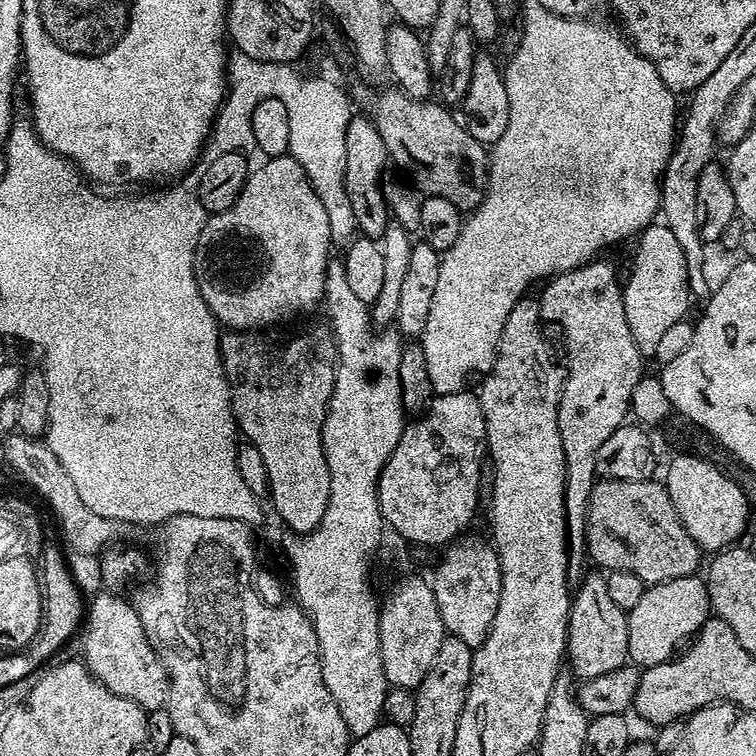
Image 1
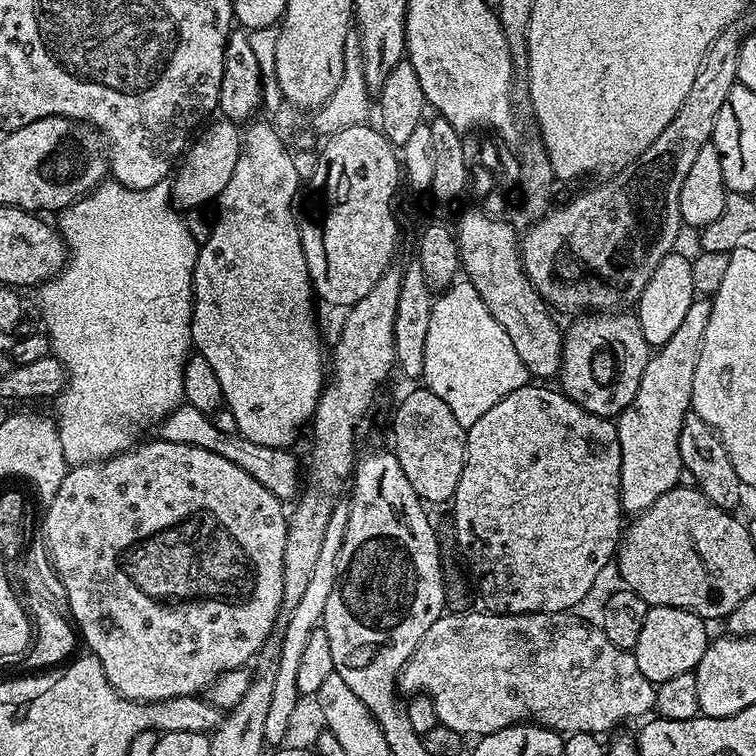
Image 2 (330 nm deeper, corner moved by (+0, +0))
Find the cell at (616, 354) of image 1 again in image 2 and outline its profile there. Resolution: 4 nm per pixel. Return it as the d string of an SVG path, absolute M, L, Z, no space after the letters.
M628 310L584 314L573 320L576 321L564 332L564 357L558 373L559 391L590 414L619 417L620 412L626 410L630 402L634 402L634 394L638 394L638 382L642 382L642 370L646 370L646 362L650 355L650 345L646 338L642 338L642 326L638 318Z

